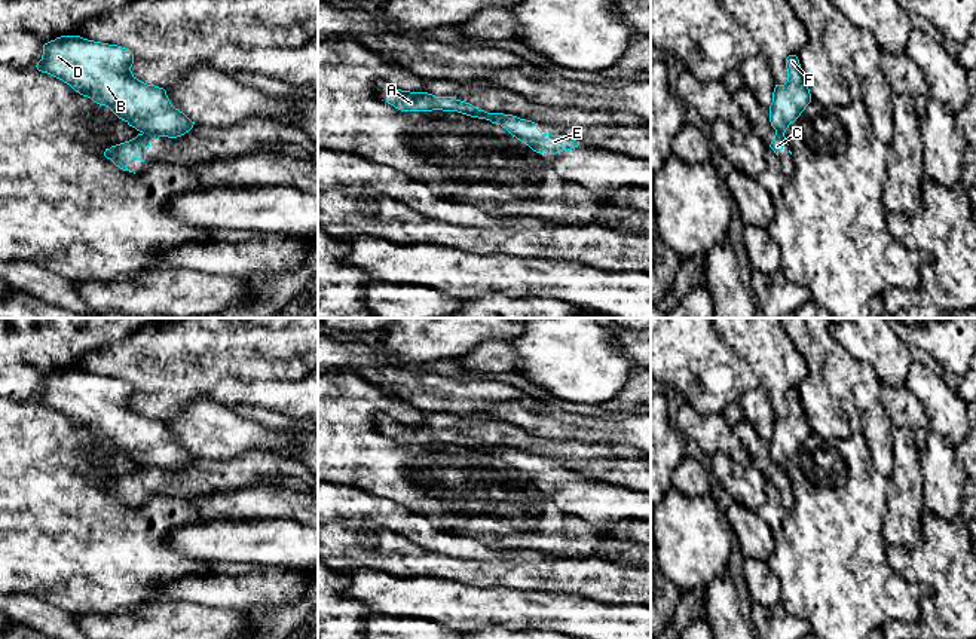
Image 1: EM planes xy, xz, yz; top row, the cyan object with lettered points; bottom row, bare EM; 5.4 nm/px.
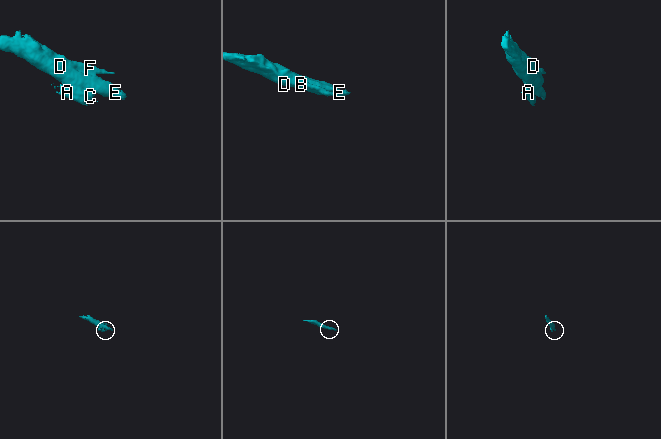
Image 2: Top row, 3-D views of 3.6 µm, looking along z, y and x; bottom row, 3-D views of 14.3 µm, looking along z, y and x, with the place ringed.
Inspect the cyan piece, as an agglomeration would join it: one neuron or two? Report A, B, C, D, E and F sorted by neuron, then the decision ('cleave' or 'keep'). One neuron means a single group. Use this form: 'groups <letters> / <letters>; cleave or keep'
groups A C / B D E F; cleave

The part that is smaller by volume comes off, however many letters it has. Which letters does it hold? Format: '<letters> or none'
A, C

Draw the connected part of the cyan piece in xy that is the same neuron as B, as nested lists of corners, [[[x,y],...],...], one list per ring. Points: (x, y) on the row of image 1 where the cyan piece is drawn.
[[[61,36],[43,45],[43,55],[36,67],[94,103],[108,107],[119,119],[143,134],[177,138],[189,132],[195,122],[171,104],[163,88],[138,80],[131,71],[132,64],[134,53],[126,48],[80,36]]]

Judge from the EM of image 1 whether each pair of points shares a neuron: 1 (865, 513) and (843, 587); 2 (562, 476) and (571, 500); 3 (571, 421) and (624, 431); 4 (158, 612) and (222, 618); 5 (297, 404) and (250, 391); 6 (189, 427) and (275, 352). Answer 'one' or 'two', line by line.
1: one
2: one
3: one
4: one
5: one
6: two

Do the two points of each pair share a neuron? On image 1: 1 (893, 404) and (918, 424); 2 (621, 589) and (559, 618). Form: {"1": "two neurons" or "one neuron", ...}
{"1": "one neuron", "2": "two neurons"}

